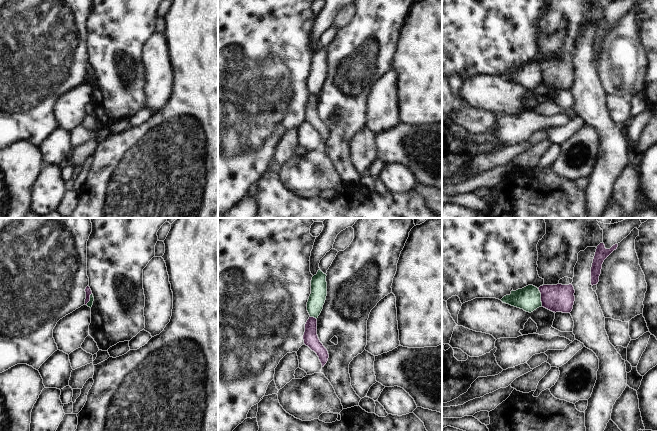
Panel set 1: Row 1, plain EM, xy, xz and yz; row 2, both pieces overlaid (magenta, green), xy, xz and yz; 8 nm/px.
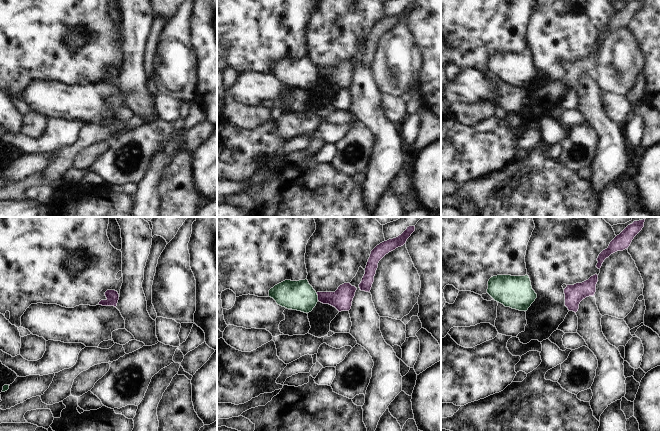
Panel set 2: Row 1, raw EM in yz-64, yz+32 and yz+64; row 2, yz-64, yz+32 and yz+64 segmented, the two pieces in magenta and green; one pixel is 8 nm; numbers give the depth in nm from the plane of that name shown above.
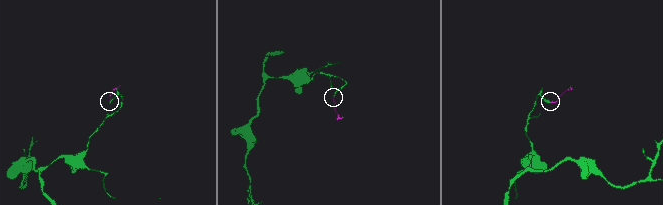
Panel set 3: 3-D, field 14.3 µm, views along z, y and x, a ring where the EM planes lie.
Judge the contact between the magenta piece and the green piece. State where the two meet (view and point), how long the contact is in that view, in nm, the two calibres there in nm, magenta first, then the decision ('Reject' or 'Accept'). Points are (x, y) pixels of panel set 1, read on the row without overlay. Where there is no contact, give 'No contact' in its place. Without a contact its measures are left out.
Touches magenta at yz (541, 73). Shared border 160 nm. Thickness 220 nm (magenta) against 190 nm. Reject.

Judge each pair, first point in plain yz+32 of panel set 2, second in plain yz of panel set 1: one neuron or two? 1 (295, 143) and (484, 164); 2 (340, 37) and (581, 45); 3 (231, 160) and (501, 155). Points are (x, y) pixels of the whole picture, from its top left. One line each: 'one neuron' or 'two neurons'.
1: one neuron
2: two neurons
3: two neurons

